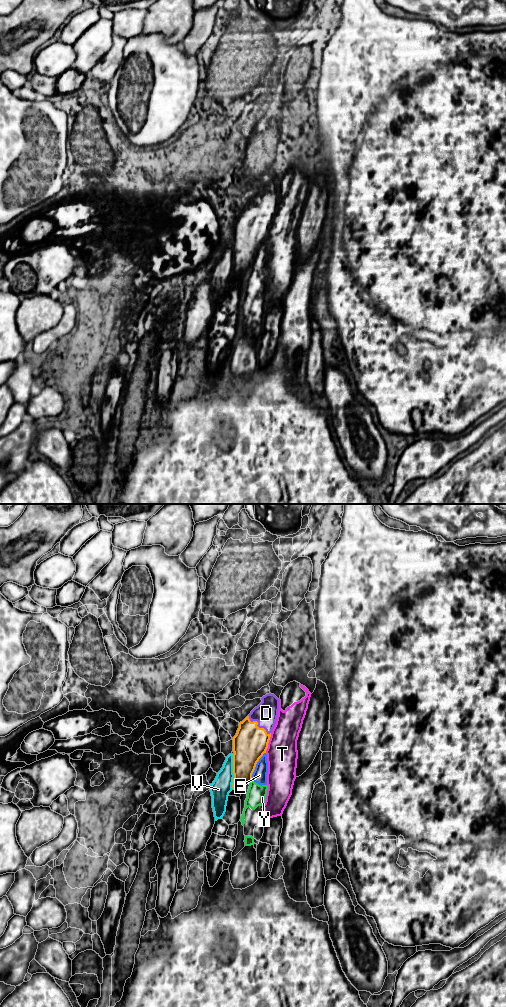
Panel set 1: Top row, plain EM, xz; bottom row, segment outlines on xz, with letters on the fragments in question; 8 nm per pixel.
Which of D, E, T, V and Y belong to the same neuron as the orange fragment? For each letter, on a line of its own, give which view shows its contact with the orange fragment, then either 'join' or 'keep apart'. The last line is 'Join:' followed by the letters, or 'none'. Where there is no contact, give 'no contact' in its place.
D: xz | join
E: xz | keep apart
T: xz | keep apart
V: xz | keep apart
Y: xz | keep apart
Join: D

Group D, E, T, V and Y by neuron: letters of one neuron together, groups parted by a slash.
D / E Y / T / V

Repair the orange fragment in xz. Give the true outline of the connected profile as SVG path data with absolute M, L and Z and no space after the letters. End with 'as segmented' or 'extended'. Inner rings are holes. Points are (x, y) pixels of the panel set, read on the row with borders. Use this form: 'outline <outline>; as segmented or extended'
outline M266 694L262 702L239 723L233 737L233 790L241 790L252 781L259 759L266 753L272 730L276 724L279 699Z; extended

